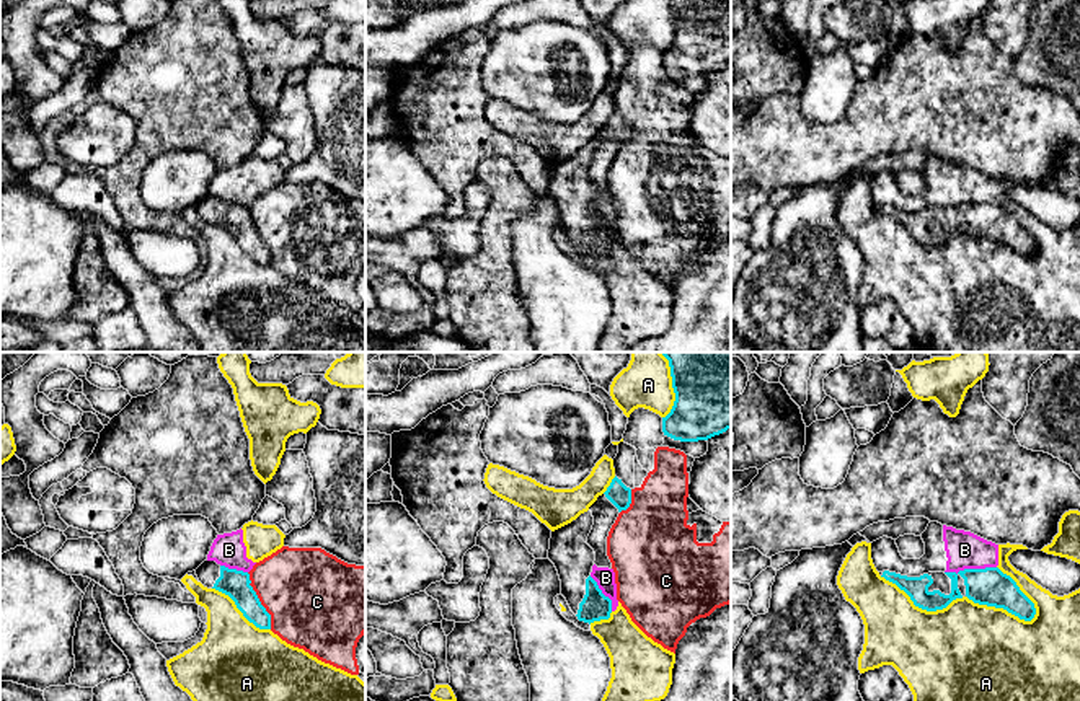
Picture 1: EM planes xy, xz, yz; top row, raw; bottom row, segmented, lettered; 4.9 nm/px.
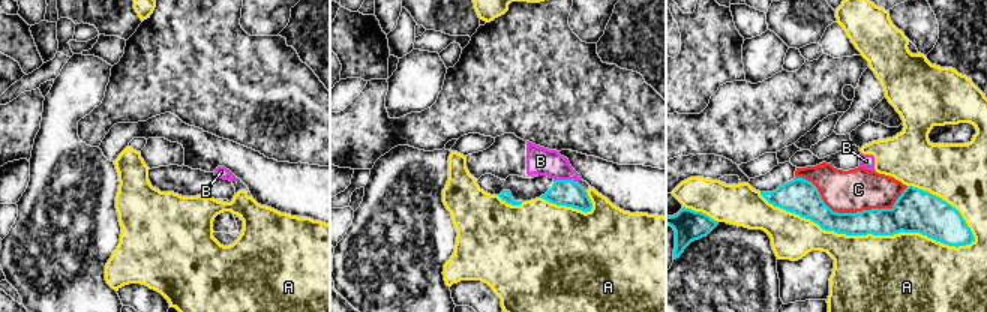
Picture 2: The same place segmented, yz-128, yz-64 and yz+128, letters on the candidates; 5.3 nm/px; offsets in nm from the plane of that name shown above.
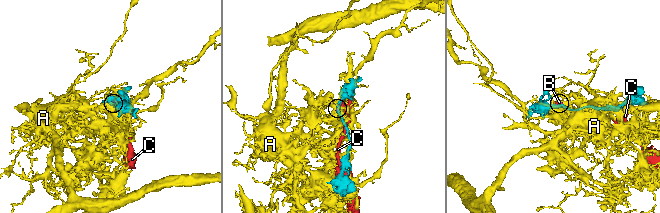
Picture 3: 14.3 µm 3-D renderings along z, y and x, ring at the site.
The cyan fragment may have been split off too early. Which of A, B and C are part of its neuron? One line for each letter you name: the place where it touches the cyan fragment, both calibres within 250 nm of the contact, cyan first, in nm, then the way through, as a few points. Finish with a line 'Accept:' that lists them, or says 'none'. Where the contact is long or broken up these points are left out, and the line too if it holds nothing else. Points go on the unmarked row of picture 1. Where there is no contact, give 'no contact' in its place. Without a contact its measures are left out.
Accept: none

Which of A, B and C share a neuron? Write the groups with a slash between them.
A B / C

